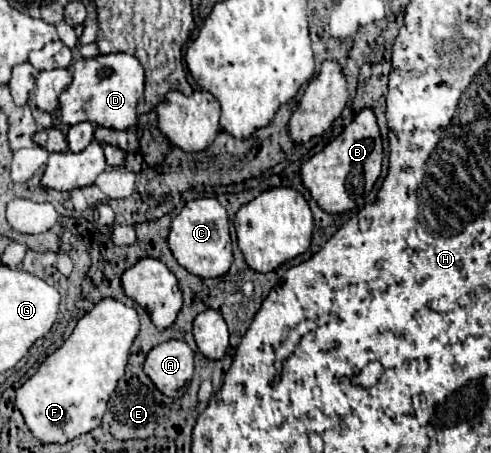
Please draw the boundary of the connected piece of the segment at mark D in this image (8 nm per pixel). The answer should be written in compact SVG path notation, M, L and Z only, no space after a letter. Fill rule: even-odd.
M99 54L95 58L81 58L75 62L73 82L59 96L61 120L69 126L79 122L93 122L113 130L131 128L137 122L137 102L143 96L143 84L145 72L135 56Z

